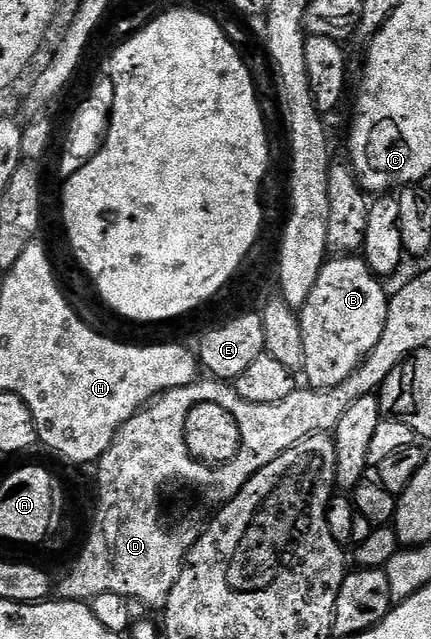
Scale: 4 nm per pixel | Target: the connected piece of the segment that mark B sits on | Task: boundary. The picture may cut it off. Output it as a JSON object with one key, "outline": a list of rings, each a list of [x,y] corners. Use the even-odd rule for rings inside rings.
{"outline":[[[336,255],[325,260],[318,281],[310,291],[303,309],[299,310],[302,327],[302,351],[304,352],[303,376],[308,376],[307,384],[314,389],[333,389],[342,379],[346,379],[374,351],[382,331],[386,327],[389,294],[384,294],[381,278],[377,277],[360,255]]]}

